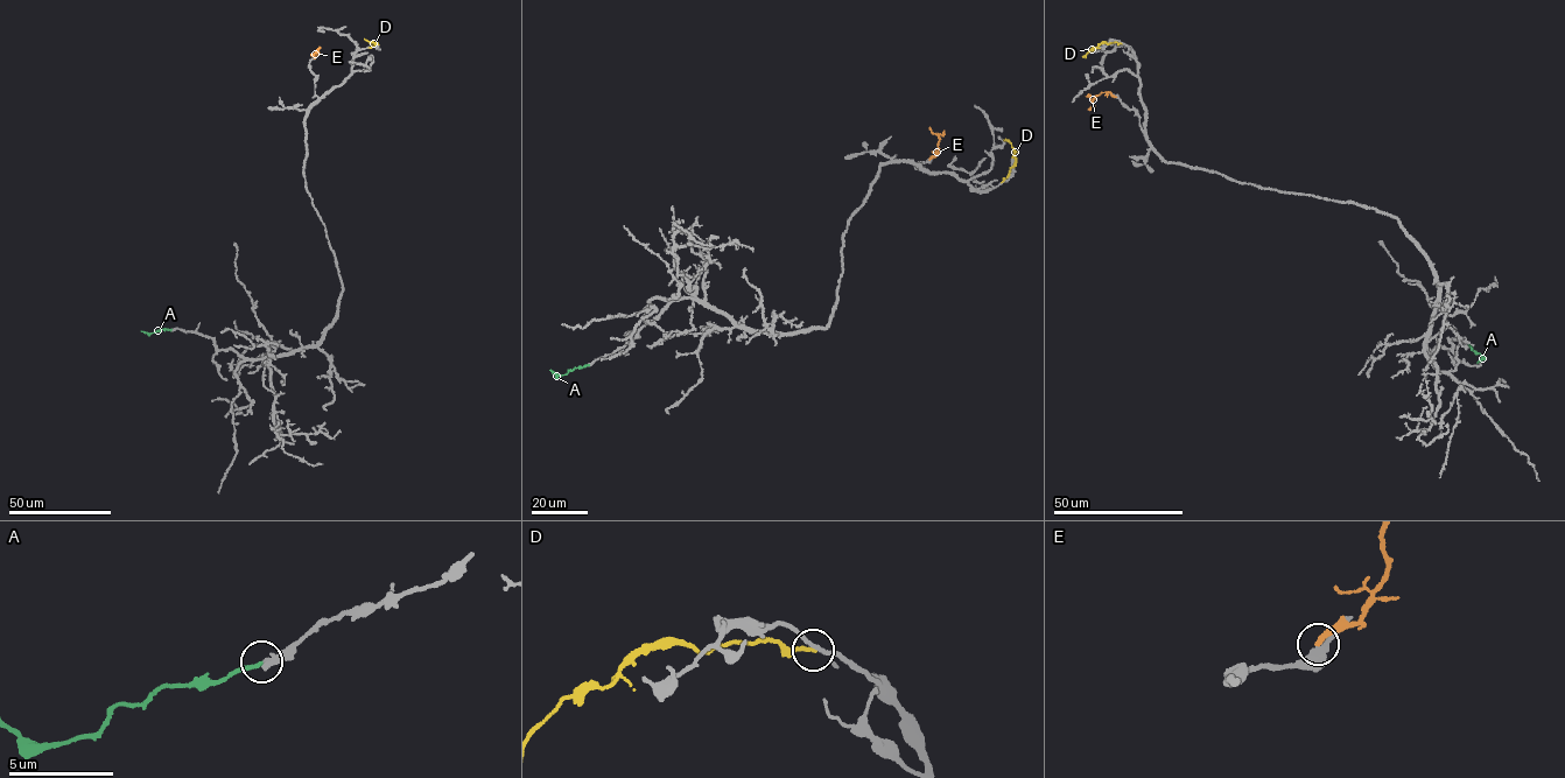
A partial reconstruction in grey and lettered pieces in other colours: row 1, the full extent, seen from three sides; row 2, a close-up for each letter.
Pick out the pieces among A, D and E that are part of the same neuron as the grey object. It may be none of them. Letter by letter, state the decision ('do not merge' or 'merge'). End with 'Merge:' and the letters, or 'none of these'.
A: merge
D: do not merge
E: do not merge
Merge: A

